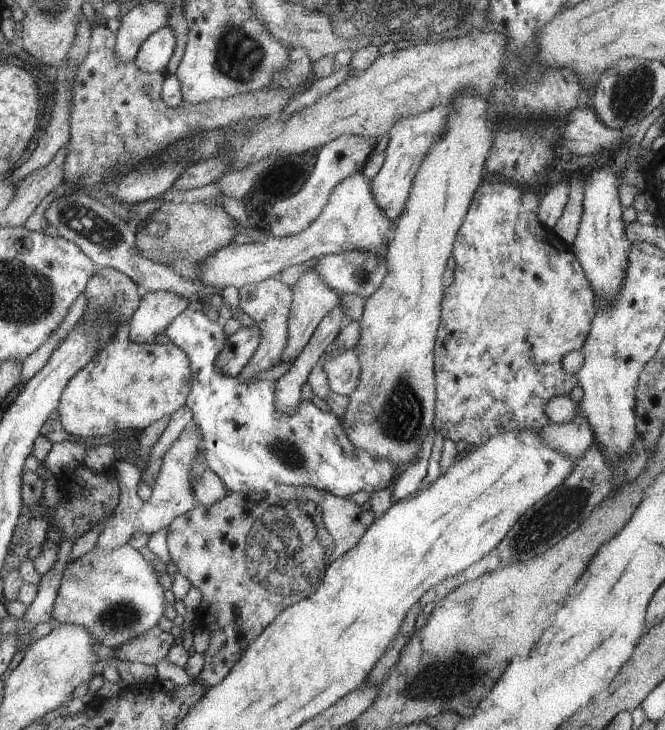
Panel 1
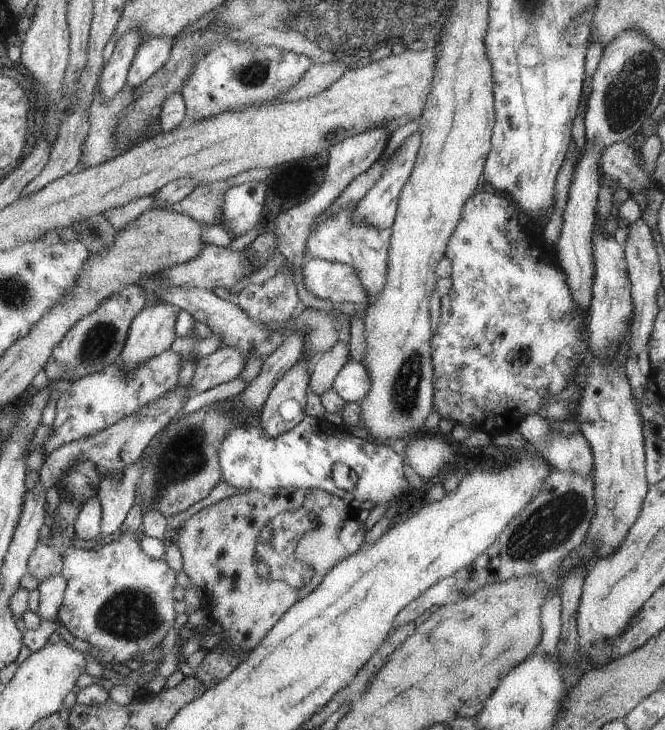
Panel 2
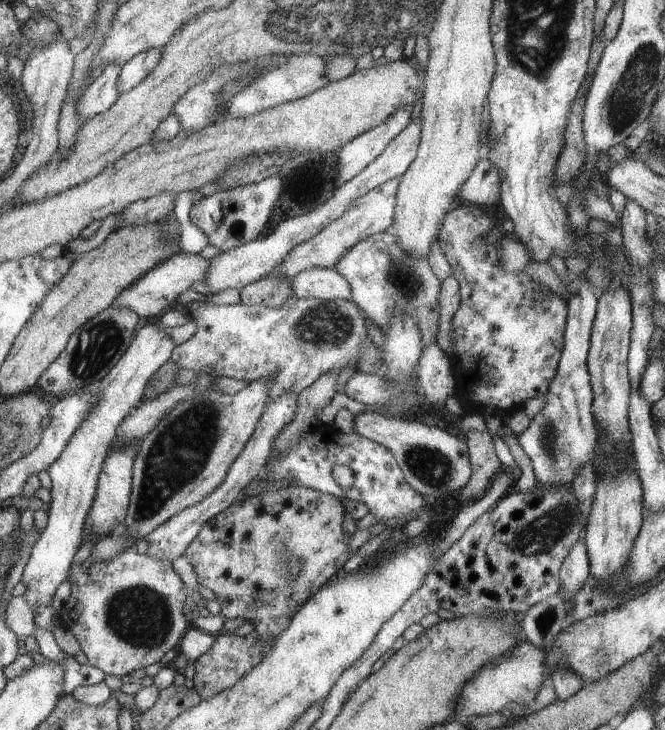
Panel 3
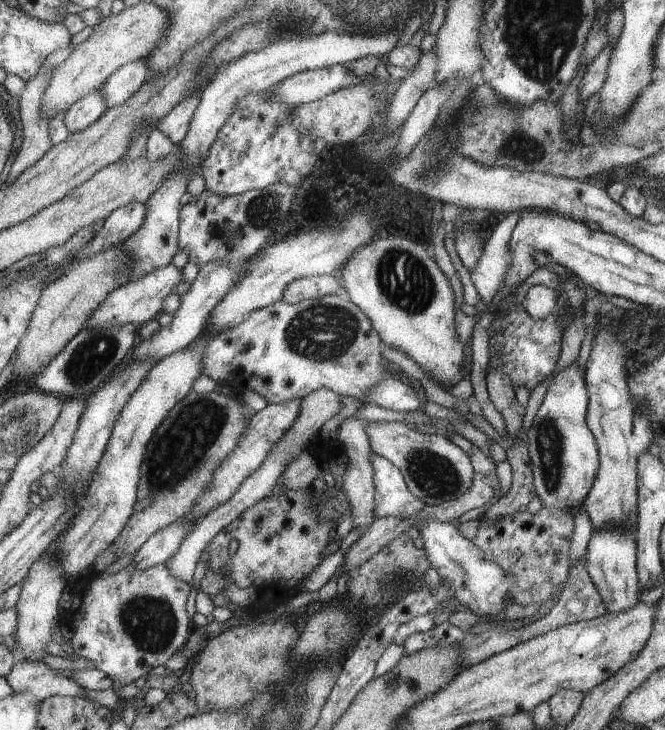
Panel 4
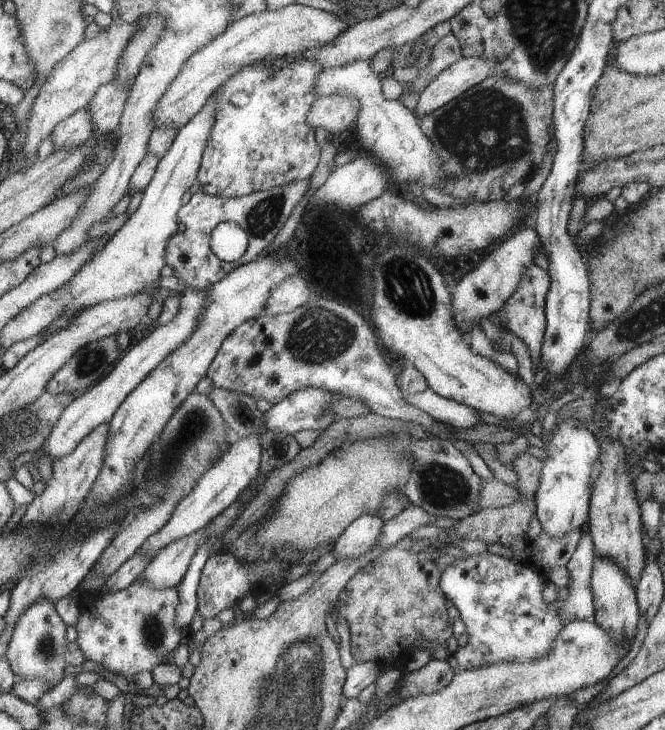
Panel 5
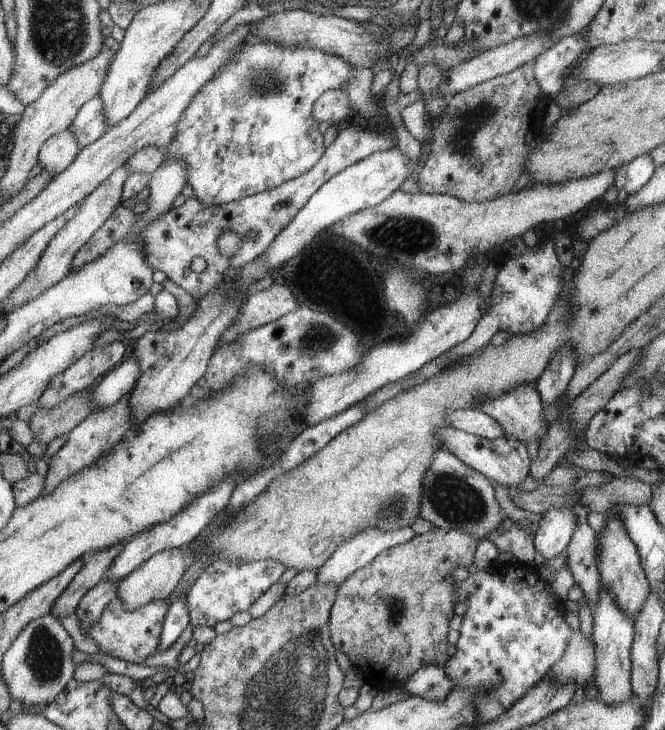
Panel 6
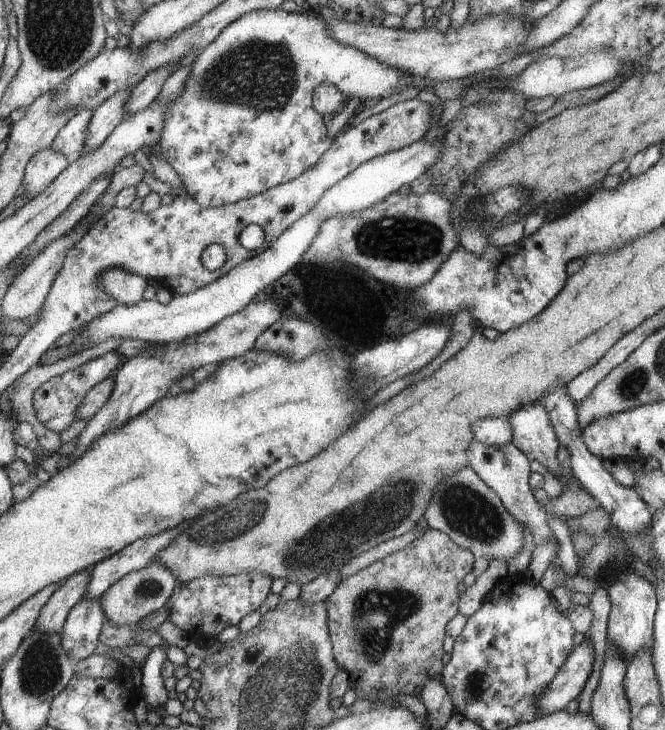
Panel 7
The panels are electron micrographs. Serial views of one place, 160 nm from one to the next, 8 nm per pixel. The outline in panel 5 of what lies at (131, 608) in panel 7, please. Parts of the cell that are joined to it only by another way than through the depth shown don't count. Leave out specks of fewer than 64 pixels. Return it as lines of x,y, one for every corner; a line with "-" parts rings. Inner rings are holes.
206,526
200,528
195,534
184,536
162,548
152,558
152,562
146,566
146,570
139,576
139,580
144,578
154,588
178,587
188,572
198,546
204,542
204,530
206,530

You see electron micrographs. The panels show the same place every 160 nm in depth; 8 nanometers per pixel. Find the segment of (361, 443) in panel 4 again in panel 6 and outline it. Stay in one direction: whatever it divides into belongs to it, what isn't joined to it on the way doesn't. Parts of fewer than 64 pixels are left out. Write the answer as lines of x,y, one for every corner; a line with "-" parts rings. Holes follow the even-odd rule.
410,526
391,532
380,528
364,528
334,550
333,557
318,570
316,581
340,587
344,580
367,566
384,550
406,543
414,536
414,530

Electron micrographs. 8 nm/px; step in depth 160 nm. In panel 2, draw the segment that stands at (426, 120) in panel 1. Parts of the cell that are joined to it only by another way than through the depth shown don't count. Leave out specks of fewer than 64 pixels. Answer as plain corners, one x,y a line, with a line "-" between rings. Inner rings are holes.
416,131
407,137
402,145
389,158
391,162
384,171
384,174
374,183
374,186
366,193
363,199
355,206
353,210
353,223
355,225
371,226
380,230
390,229
394,224
397,216
397,206
401,198
401,190
412,174
412,169
415,165
417,152
421,143
421,132

